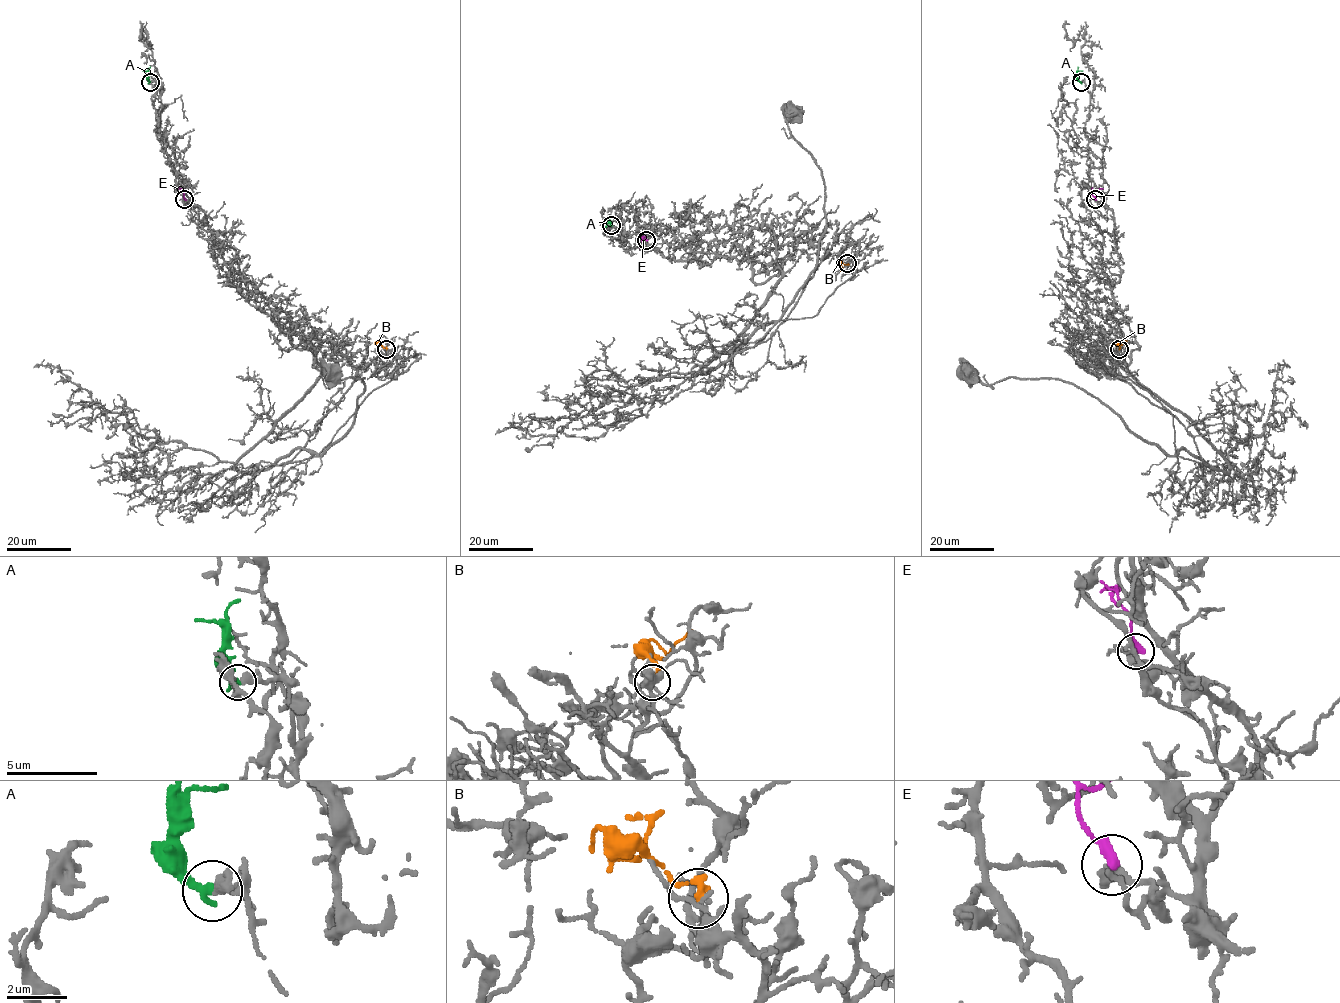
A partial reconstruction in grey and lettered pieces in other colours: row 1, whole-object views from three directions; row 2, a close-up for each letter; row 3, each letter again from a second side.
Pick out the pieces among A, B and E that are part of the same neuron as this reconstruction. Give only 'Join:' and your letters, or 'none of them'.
Join: A

